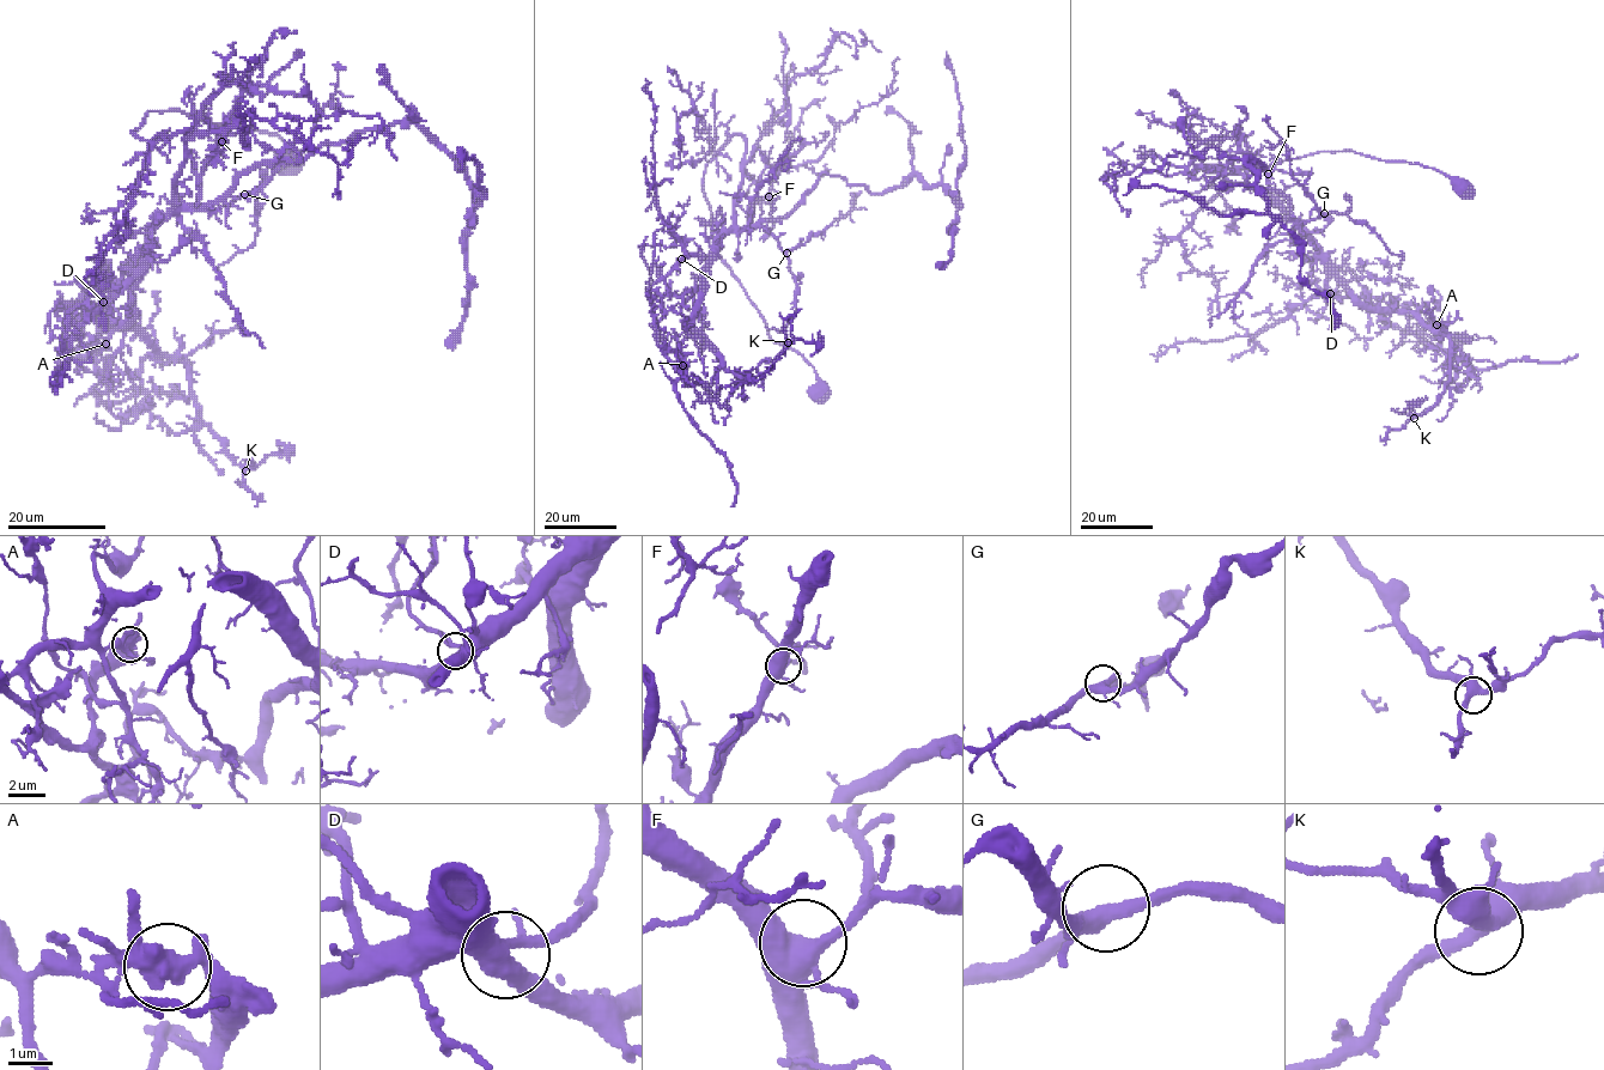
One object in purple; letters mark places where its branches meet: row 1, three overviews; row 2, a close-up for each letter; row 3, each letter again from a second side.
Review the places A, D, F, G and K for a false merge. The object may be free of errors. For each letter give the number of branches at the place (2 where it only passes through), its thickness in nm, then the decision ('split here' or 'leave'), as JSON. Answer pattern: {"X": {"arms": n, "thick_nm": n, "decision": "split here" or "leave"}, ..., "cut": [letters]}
{"A": {"arms": 4, "thick_nm": 360, "decision": "split here"}, "D": {"arms": 4, "thick_nm": 420, "decision": "leave"}, "F": {"arms": 4, "thick_nm": 440, "decision": "leave"}, "G": {"arms": 4, "thick_nm": 360, "decision": "leave"}, "K": {"arms": 4, "thick_nm": 360, "decision": "leave"}, "cut": ["A"]}

